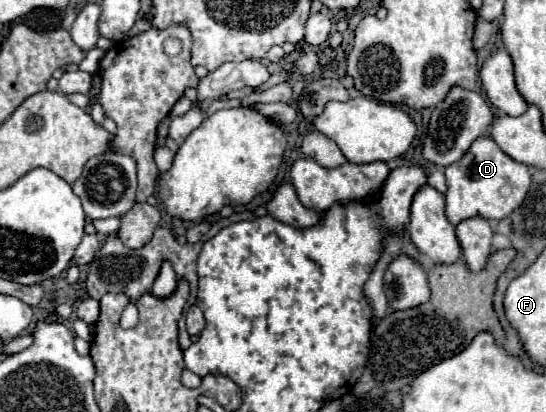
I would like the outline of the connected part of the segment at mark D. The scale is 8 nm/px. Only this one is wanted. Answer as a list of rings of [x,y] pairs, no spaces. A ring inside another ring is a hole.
[[[482,136],[478,138],[470,150],[454,164],[446,166],[446,218],[450,224],[458,224],[466,218],[486,218],[486,220],[502,220],[510,212],[514,212],[528,194],[530,188],[530,168],[506,156],[498,144]]]

